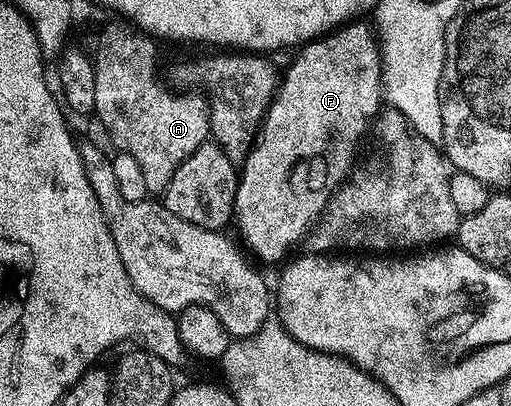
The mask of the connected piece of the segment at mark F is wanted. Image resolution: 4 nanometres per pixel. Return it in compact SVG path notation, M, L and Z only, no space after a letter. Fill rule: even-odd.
M351 20L332 30L328 34L323 34L321 38L315 38L313 42L307 42L297 51L298 54L290 62L286 74L281 75L277 90L274 91L274 98L270 102L269 108L266 110L266 116L262 119L262 125L258 127L257 135L254 139L254 145L246 154L246 161L241 163L240 177L238 179L238 187L236 188L236 200L234 201L233 221L238 222L238 230L242 233L241 241L246 241L245 249L249 251L255 259L263 258L266 262L278 262L298 241L305 239L307 235L314 230L316 223L326 213L327 206L334 196L334 191L347 181L346 178L350 174L350 169L354 166L354 161L358 158L358 149L362 146L362 137L370 130L370 121L374 117L379 117L380 111L384 106L384 95L382 92L382 51L380 42L376 37L375 31L372 29L369 21Z

